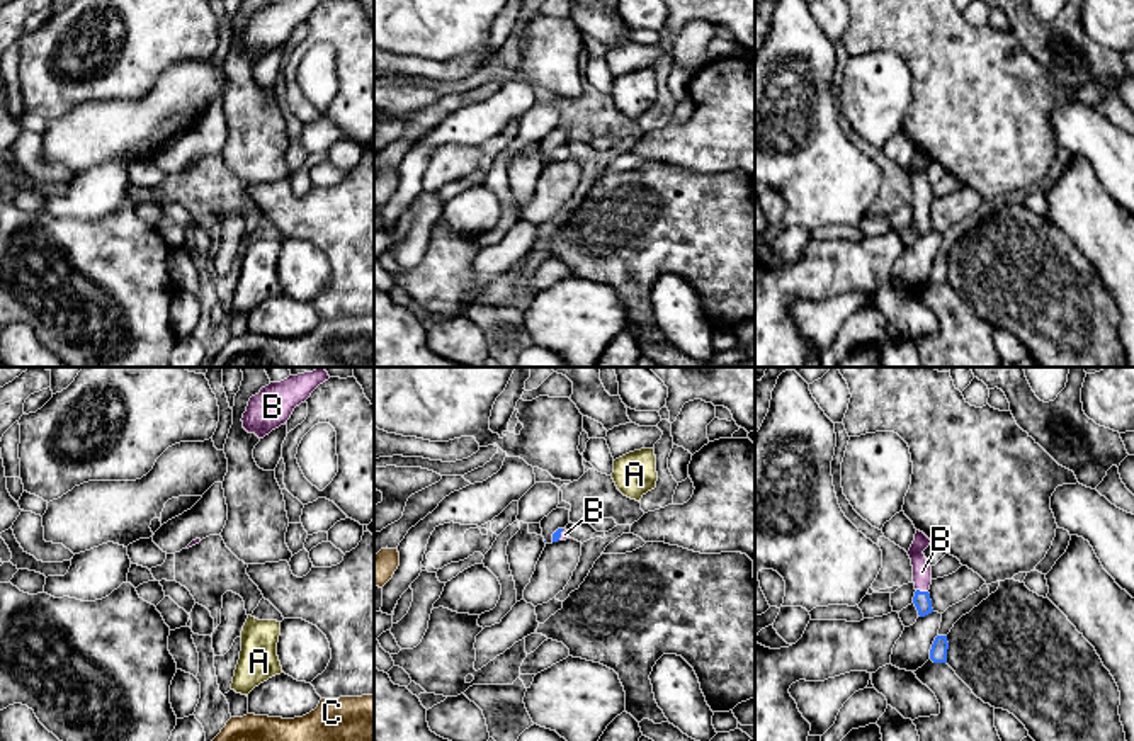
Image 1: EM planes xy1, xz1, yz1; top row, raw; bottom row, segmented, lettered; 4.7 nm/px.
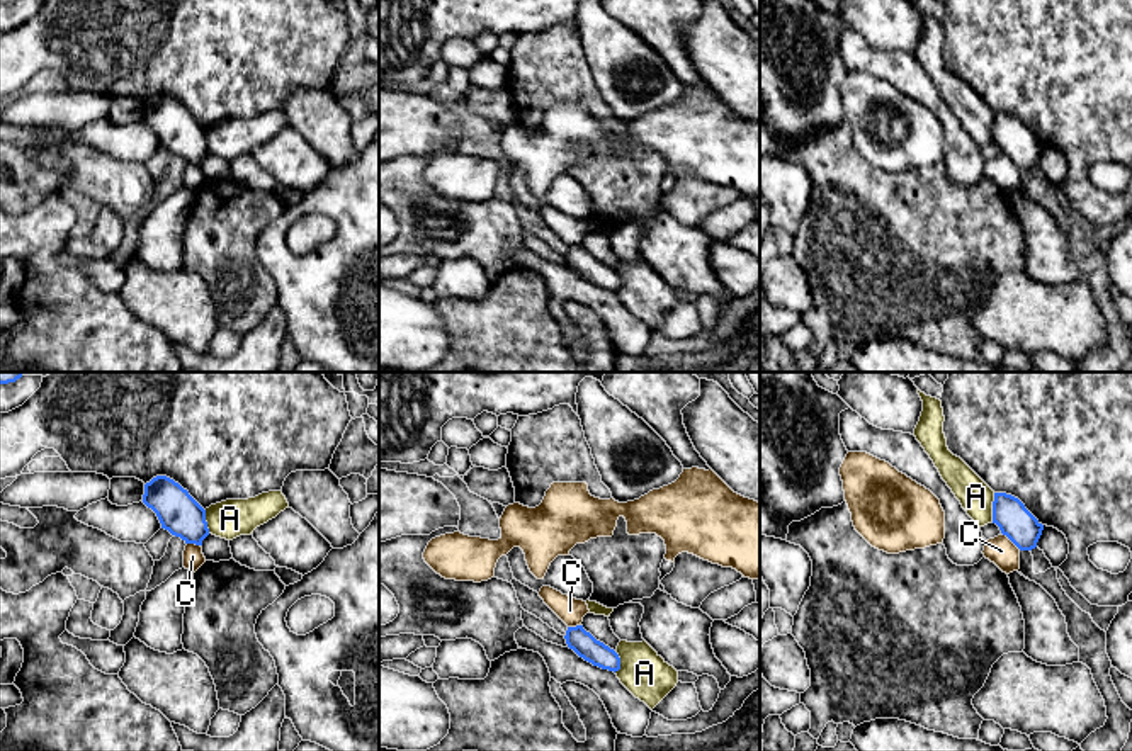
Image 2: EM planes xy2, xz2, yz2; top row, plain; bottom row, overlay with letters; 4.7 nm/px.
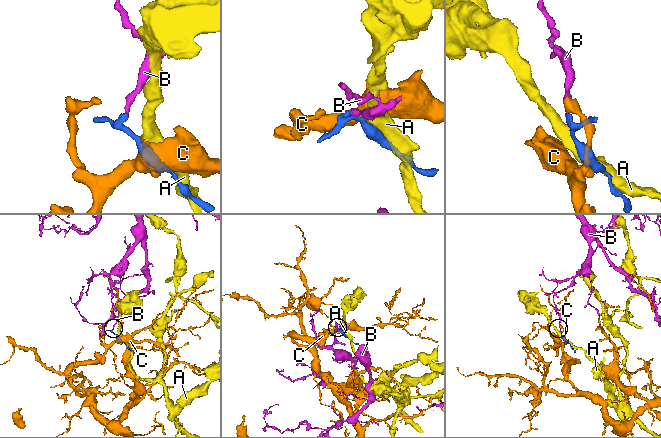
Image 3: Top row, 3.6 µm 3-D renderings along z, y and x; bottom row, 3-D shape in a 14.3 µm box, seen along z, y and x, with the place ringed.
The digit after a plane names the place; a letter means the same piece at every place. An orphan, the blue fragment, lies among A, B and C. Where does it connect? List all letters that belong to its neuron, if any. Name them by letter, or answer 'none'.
B

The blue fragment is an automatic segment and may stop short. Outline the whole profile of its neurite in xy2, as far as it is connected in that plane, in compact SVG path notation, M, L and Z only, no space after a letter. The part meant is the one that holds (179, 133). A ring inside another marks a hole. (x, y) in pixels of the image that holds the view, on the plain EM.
M156 95L144 104L143 122L156 133L161 148L185 163L202 165L209 155L206 129L167 95Z

